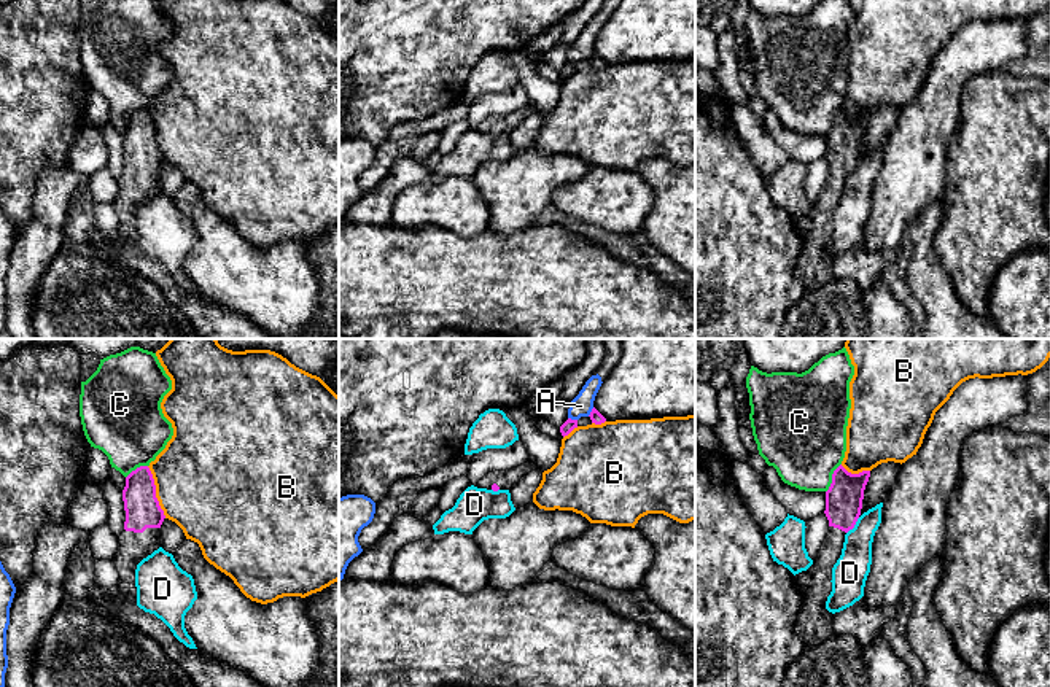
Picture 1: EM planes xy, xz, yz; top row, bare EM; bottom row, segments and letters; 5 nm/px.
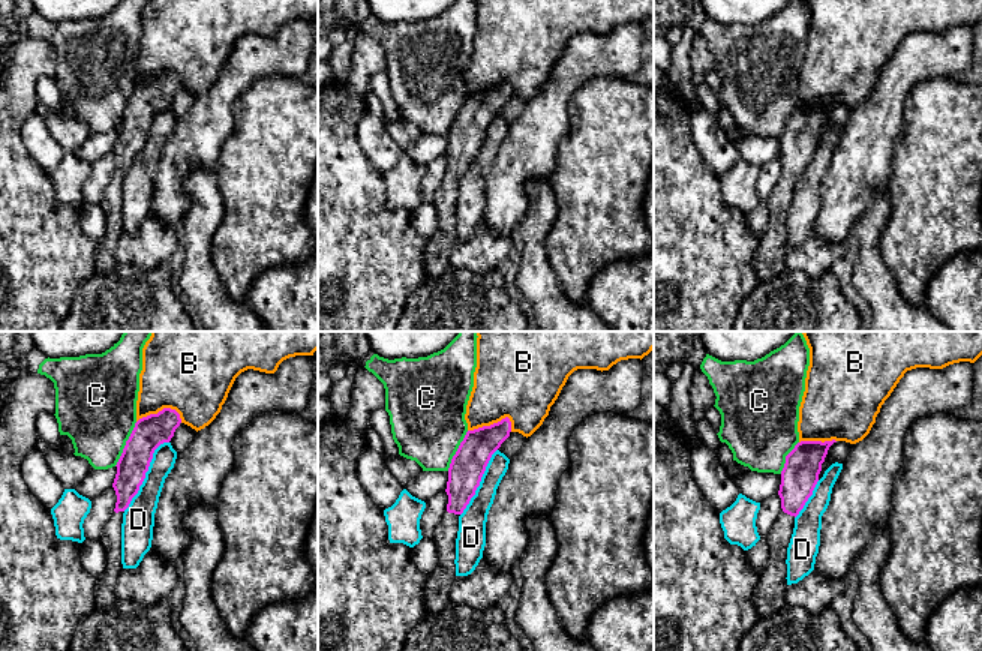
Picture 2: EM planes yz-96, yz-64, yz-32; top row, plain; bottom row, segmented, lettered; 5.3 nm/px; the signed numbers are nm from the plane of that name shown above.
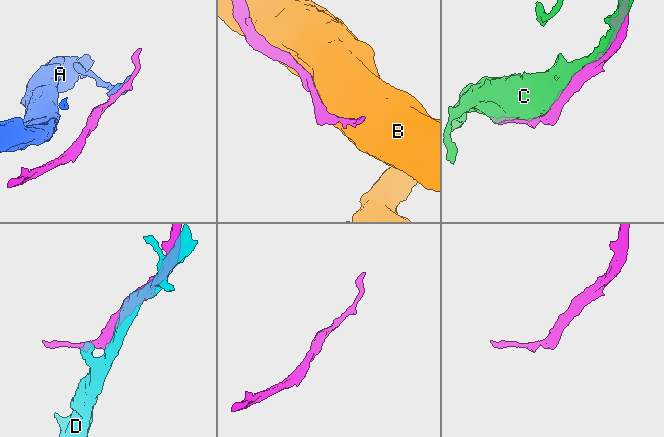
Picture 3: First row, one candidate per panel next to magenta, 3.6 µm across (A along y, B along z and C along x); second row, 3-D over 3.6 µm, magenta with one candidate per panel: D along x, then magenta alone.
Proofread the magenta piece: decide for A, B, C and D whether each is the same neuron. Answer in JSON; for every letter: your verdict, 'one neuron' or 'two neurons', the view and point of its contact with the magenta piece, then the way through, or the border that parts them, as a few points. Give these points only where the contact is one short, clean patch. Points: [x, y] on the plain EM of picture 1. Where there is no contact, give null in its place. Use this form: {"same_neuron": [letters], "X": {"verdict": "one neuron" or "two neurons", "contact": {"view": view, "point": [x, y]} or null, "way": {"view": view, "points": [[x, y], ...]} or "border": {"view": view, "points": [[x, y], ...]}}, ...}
{"same_neuron": [], "A": {"verdict": "two neurons", "contact": {"view": "xz", "point": [591, 56]}, "border": {"view": "xz", "points": [[594, 51], [587, 59]]}}, "B": {"verdict": "two neurons", "contact": {"view": "xy", "point": [155, 135]}}, "C": {"verdict": "two neurons", "contact": {"view": "yz", "point": [832, 121]}}, "D": {"verdict": "two neurons", "contact": {"view": "yz", "point": [855, 167]}}}

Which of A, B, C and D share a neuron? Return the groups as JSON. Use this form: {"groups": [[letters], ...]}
{"groups": [["A"], ["B"], ["C"], ["D"]]}

